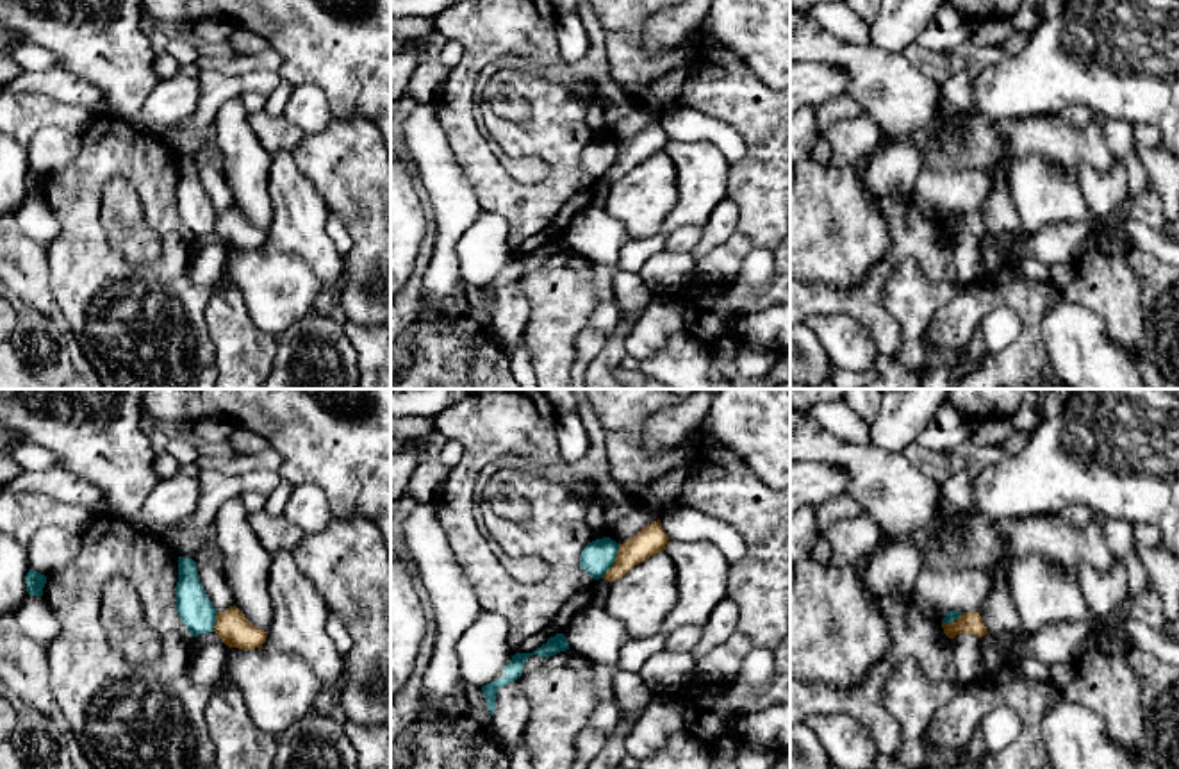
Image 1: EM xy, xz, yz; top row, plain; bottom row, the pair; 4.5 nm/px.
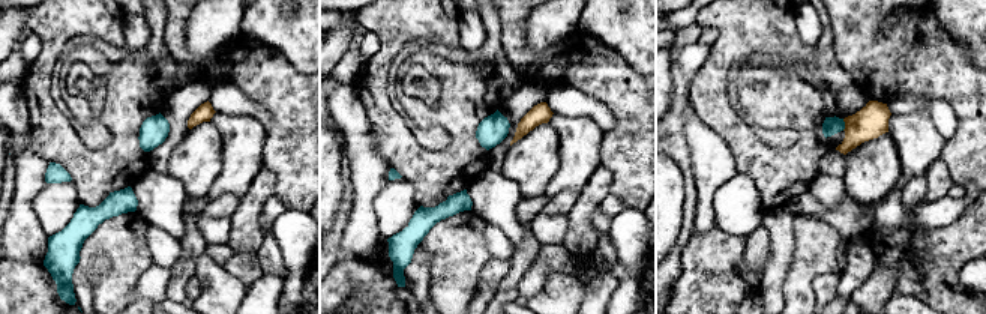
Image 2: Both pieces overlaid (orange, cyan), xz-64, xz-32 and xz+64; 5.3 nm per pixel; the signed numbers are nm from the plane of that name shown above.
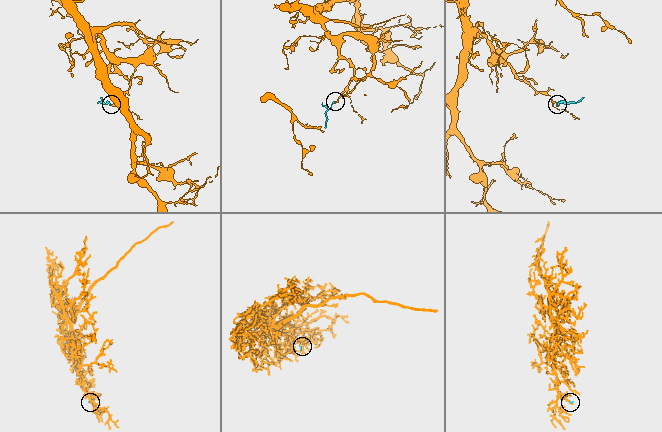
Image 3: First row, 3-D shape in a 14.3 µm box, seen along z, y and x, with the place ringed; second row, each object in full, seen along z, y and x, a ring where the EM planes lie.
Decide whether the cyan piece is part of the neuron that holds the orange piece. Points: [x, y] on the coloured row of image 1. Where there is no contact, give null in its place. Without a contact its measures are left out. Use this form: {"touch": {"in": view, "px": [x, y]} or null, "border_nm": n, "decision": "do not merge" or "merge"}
{"touch": {"in": "xz", "px": [616, 561]}, "border_nm": 170, "decision": "do not merge"}

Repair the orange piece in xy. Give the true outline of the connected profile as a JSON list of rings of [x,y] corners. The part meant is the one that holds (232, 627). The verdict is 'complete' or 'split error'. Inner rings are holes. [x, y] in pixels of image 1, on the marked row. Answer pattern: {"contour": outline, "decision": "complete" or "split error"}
{"contour": [[[234,605],[216,616],[214,632],[228,648],[255,649],[262,648],[268,632],[253,626]]], "decision": "complete"}

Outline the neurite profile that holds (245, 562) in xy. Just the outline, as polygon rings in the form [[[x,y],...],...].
[[[239,496],[227,500],[214,521],[214,537],[221,550],[221,571],[234,594],[234,605],[257,628],[268,632],[271,601],[268,580],[271,555],[250,525],[250,512]]]

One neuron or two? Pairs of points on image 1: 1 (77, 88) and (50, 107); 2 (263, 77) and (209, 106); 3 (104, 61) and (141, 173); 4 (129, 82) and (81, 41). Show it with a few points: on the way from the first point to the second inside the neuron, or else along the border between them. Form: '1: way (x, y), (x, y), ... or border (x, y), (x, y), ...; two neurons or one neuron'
1: border (18, 91), (82, 104), (93, 115); two neurons
2: way (250, 82), (229, 86), (222, 93); one neuron
3: border (109, 113), (131, 124); two neurons
4: way (116, 70), (93, 54); one neuron

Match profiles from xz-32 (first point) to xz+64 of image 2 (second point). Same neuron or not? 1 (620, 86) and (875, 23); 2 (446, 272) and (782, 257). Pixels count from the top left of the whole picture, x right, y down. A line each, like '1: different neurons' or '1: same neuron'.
1: same neuron
2: different neurons

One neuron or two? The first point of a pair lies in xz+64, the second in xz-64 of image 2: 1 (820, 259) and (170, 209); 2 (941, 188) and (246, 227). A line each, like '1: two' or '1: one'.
1: two
2: one

